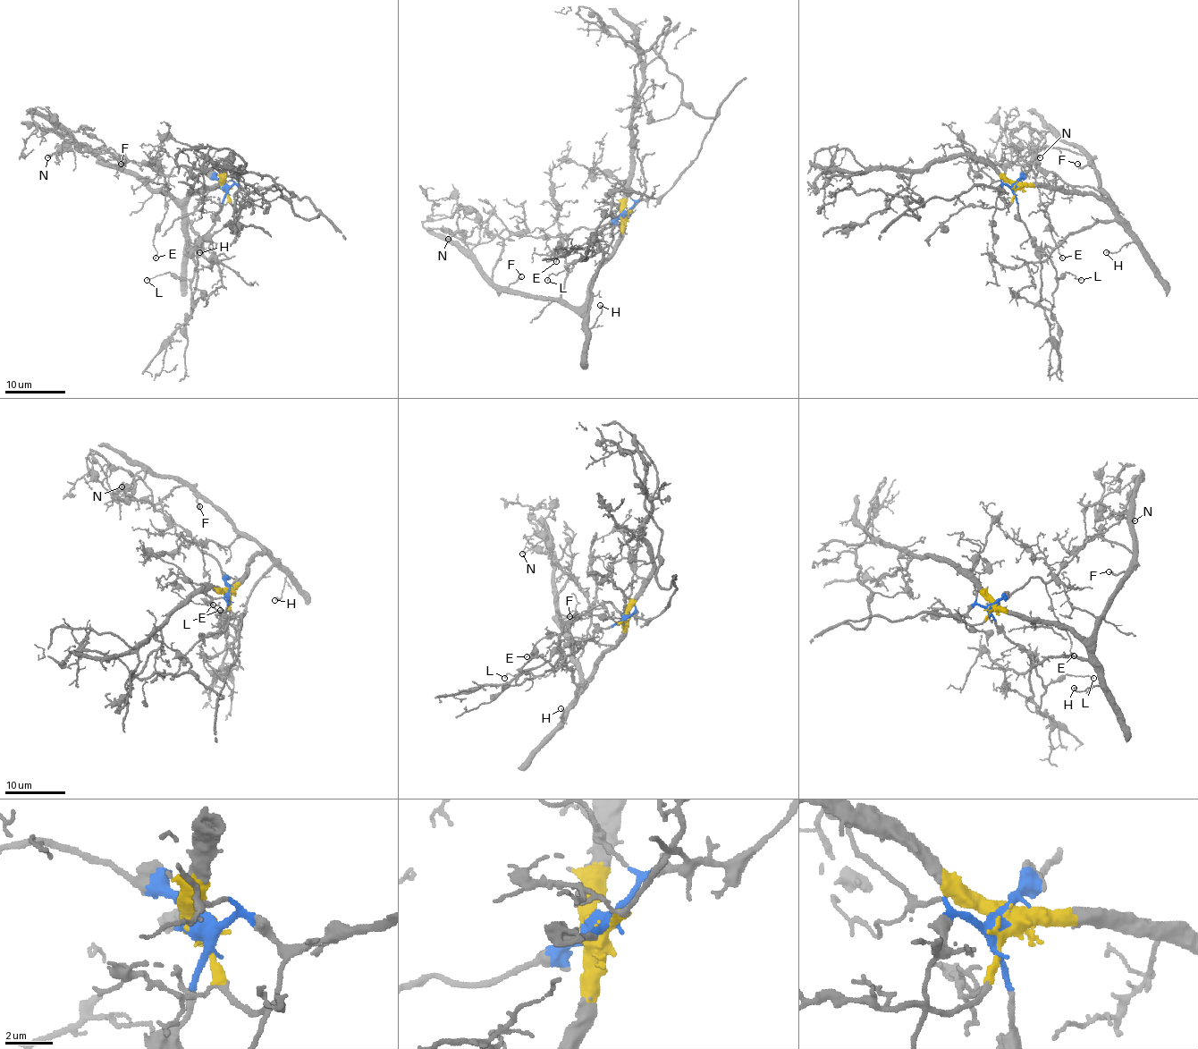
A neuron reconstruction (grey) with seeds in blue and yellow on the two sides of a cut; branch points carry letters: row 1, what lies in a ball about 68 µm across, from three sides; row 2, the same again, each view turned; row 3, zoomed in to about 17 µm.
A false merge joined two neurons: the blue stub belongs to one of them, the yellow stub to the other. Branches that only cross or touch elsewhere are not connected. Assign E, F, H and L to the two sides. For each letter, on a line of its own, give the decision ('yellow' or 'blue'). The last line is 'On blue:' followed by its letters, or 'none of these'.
E: blue
F: yellow
H: yellow
L: blue
On blue: E, L

